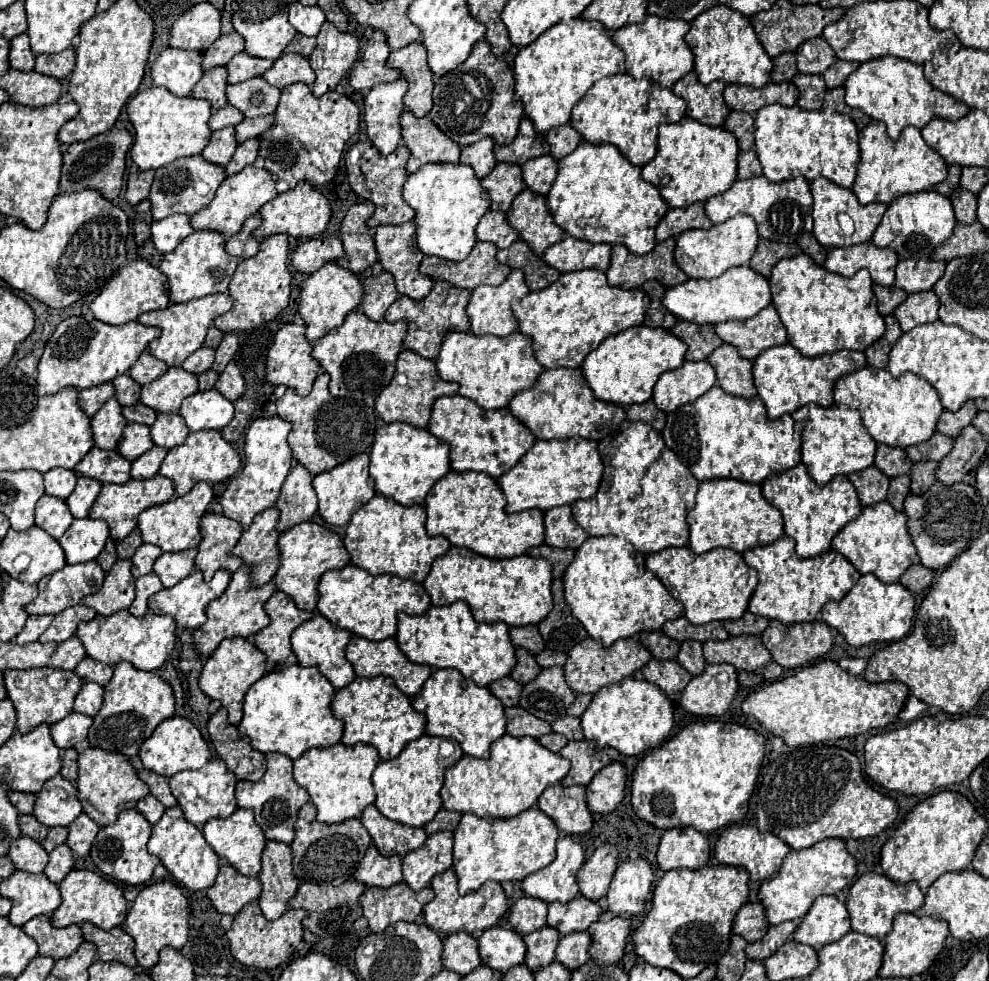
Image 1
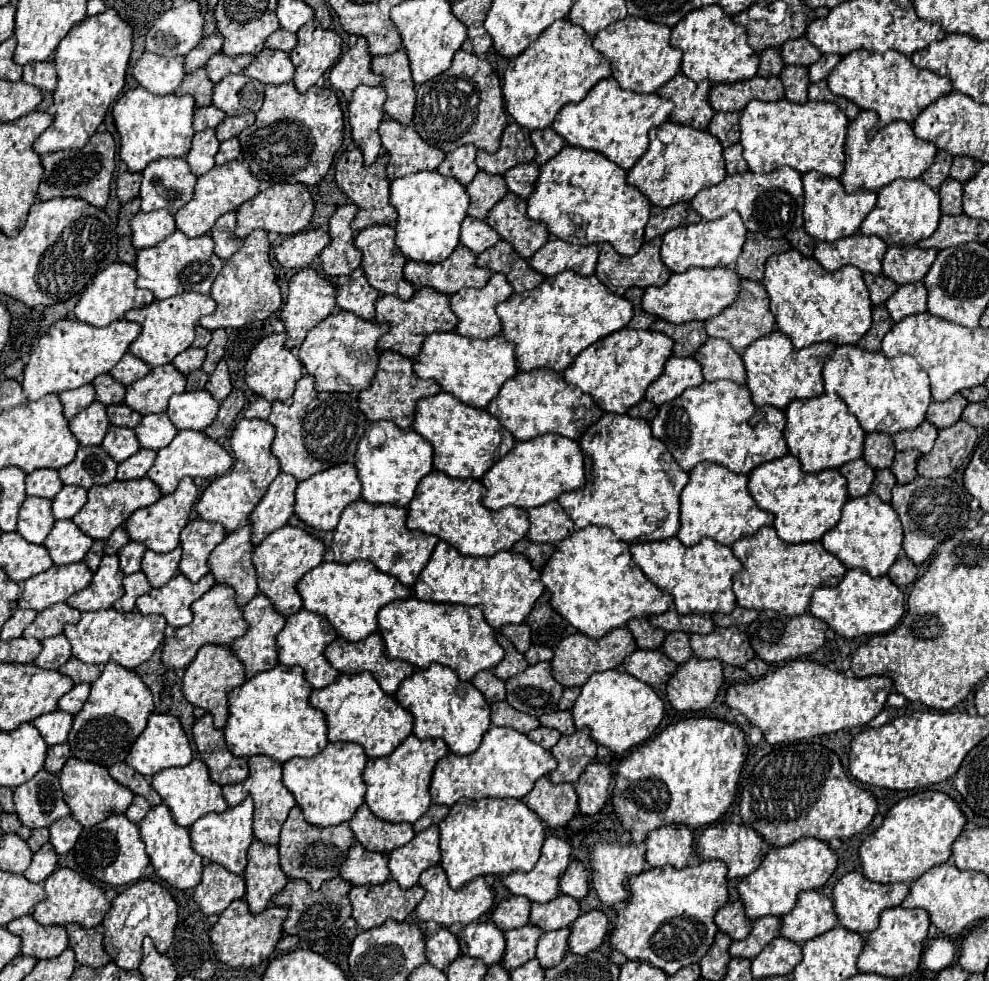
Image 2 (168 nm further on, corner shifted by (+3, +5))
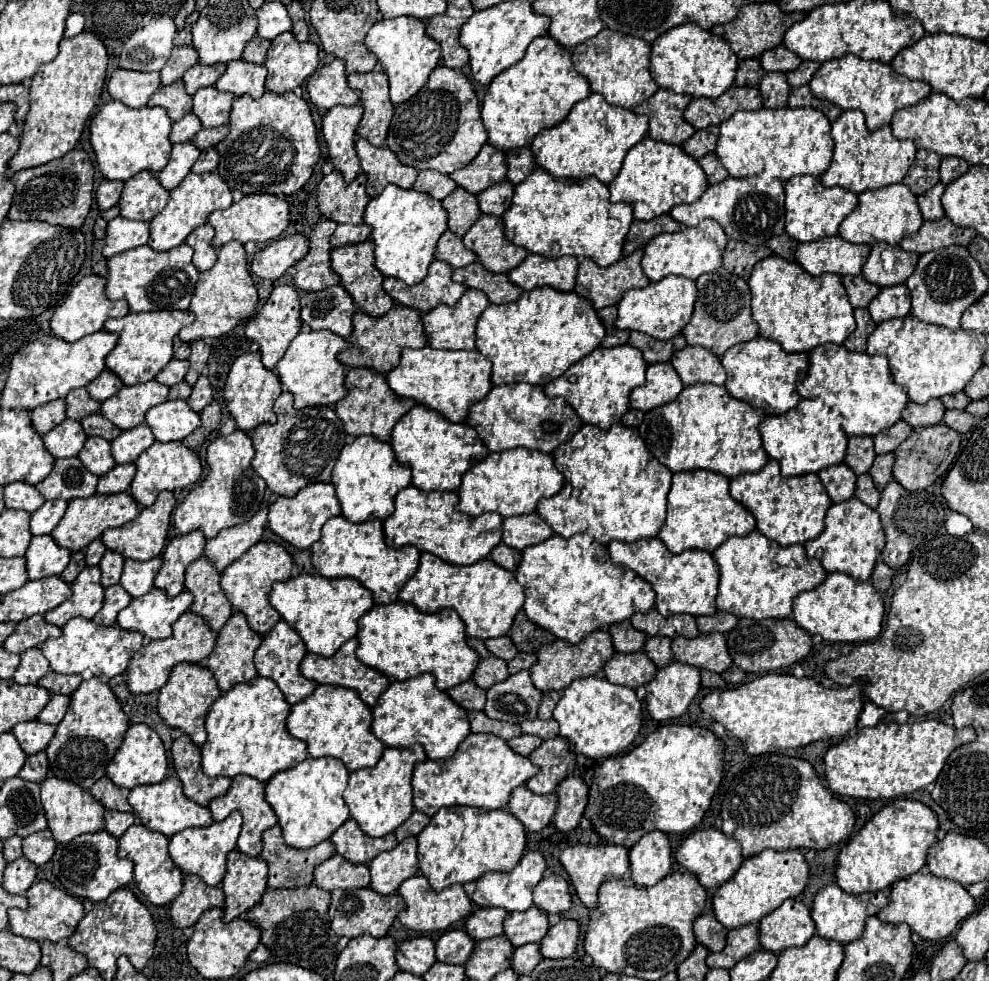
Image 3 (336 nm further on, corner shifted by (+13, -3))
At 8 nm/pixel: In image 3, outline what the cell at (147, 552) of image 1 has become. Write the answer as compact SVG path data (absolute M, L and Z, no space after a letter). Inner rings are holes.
M113 550L105 552L105 556L99 562L103 588L109 588L109 586L113 586L113 584L119 582L121 574L123 574L123 564L125 564L125 558L119 552L113 552Z

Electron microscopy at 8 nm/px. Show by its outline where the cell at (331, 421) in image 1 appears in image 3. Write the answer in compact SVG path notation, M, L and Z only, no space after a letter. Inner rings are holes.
M283 392L275 400L273 410L277 414L277 422L275 424L259 424L251 434L255 450L257 450L257 454L253 458L253 470L267 482L267 488L279 496L295 496L307 484L329 482L331 472L337 462L337 456L341 454L341 448L347 442L347 434L343 430L343 424L339 420L337 412L329 406L311 406L311 408L295 410L291 392Z

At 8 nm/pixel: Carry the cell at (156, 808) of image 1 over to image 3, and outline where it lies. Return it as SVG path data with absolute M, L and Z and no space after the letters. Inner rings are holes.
M111 810L105 812L105 830L109 834L113 834L115 838L119 838L133 822L135 822L135 816L133 814L127 814L127 812L111 812Z

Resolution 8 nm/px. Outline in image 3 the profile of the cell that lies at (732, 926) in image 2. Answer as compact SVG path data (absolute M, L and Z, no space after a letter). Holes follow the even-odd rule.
M711 912L701 914L695 920L693 928L695 928L697 942L707 946L709 952L721 952L725 948L725 944L727 944L727 932L729 930Z

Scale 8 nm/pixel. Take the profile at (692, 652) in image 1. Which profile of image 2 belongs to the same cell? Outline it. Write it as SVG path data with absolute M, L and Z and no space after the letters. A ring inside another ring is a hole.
M671 632L663 640L663 652L677 664L683 664L693 656L691 646L689 646L689 634L685 632Z

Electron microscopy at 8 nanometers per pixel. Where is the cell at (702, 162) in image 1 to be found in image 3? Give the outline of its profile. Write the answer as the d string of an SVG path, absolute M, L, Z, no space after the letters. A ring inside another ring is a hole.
M643 138L635 144L625 160L617 178L609 184L613 202L633 204L633 216L639 220L653 220L661 214L667 214L673 206L689 204L699 200L699 196L707 190L709 182L699 162L685 154L681 146L657 142L653 138Z

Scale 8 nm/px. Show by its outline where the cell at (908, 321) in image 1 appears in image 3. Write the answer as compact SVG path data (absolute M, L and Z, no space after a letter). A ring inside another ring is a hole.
M889 286L881 288L881 292L869 304L871 318L881 324L891 318L901 318L911 312L911 294L907 286Z

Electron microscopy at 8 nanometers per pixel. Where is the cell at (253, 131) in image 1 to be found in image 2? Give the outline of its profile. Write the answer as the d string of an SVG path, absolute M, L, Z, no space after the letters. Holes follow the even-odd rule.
M255 114L229 116L229 118L225 118L225 120L215 128L215 134L217 134L217 138L223 142L223 140L229 140L229 138L237 136L243 128L251 126L253 122L255 122Z

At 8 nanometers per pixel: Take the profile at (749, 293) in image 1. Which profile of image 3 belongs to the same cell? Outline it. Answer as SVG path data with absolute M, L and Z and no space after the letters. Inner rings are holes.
M667 276L661 282L653 282L641 290L625 292L617 308L619 316L615 320L615 326L621 330L637 330L657 340L671 340L681 334L685 324L689 324L695 308L695 298L697 286L693 280L683 276Z

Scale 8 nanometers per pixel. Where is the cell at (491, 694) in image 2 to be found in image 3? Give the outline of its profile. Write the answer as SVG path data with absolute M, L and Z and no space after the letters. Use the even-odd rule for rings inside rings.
M467 680L451 690L447 690L447 694L459 704L463 706L465 710L483 710L485 708L485 702L487 702L487 696L485 696L485 690L479 688L477 684L473 684L473 680Z

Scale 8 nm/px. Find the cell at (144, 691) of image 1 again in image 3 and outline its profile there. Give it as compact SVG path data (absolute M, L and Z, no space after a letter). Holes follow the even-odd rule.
M95 676L91 680L83 680L81 686L71 694L69 710L59 722L55 738L45 750L49 756L51 772L57 778L83 786L85 790L91 788L101 776L105 776L107 764L113 760L127 730L129 718L123 712L123 706L111 686Z

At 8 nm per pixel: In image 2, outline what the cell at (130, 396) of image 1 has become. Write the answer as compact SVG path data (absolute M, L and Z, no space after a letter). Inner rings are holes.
M109 374L97 376L91 384L93 384L93 388L95 388L95 400L97 400L97 402L101 402L101 404L105 404L105 406L123 402L125 386L119 384L117 380L113 380Z

